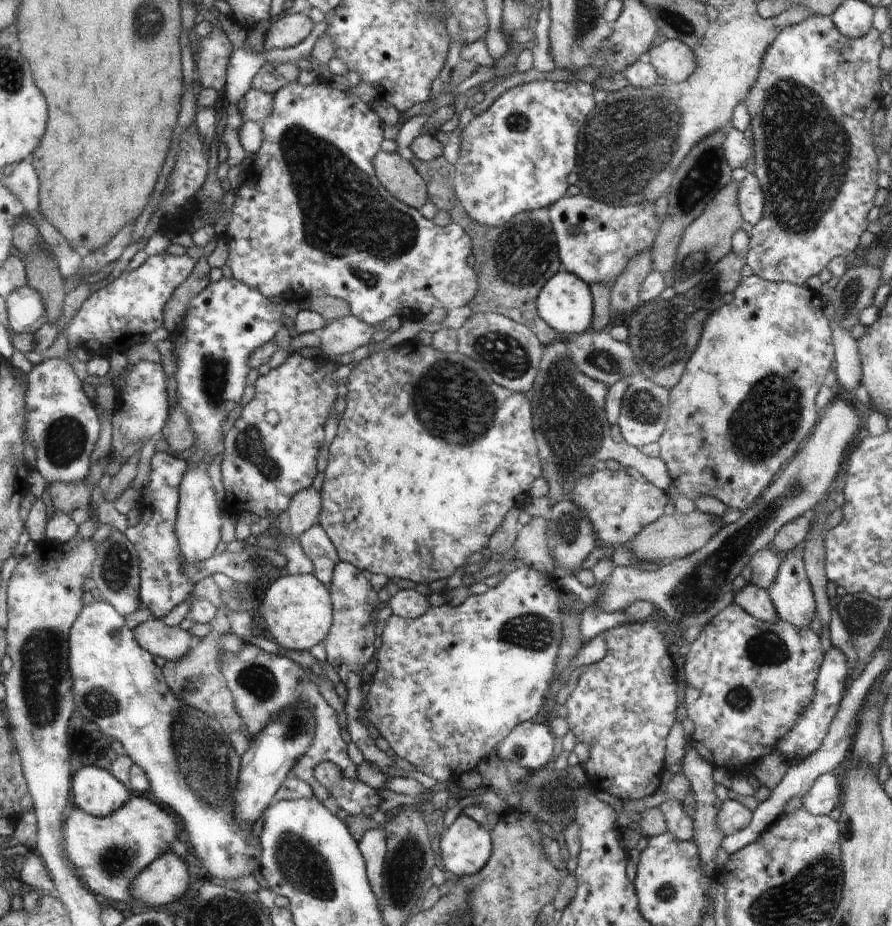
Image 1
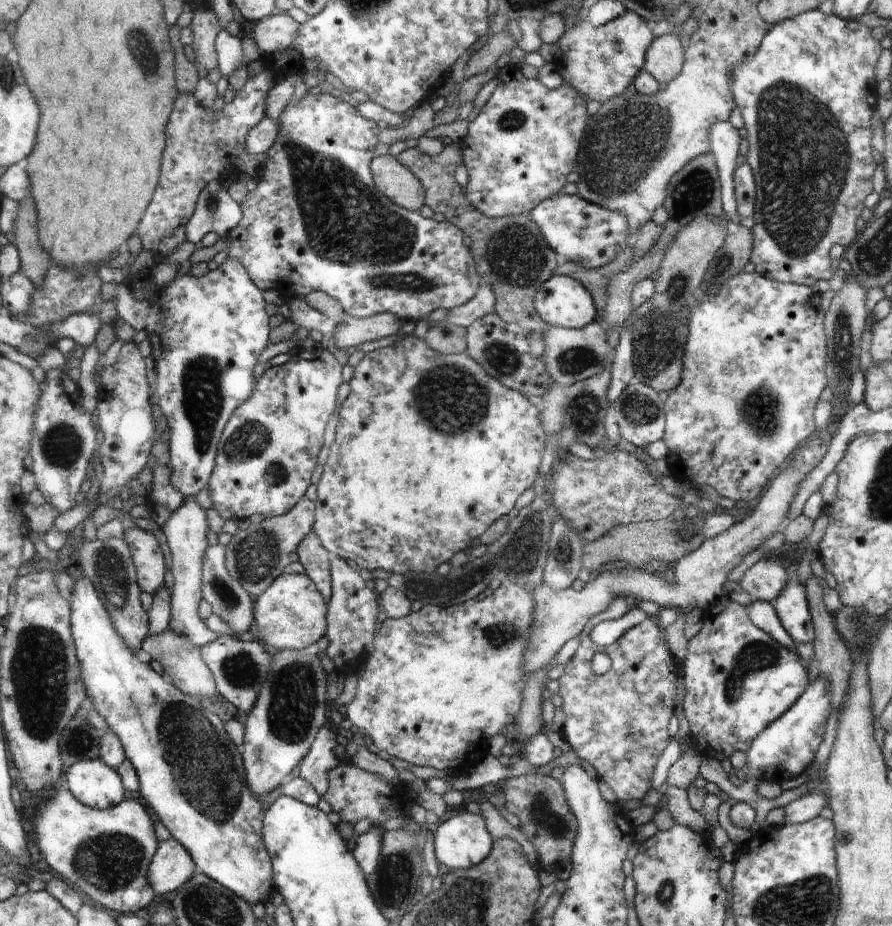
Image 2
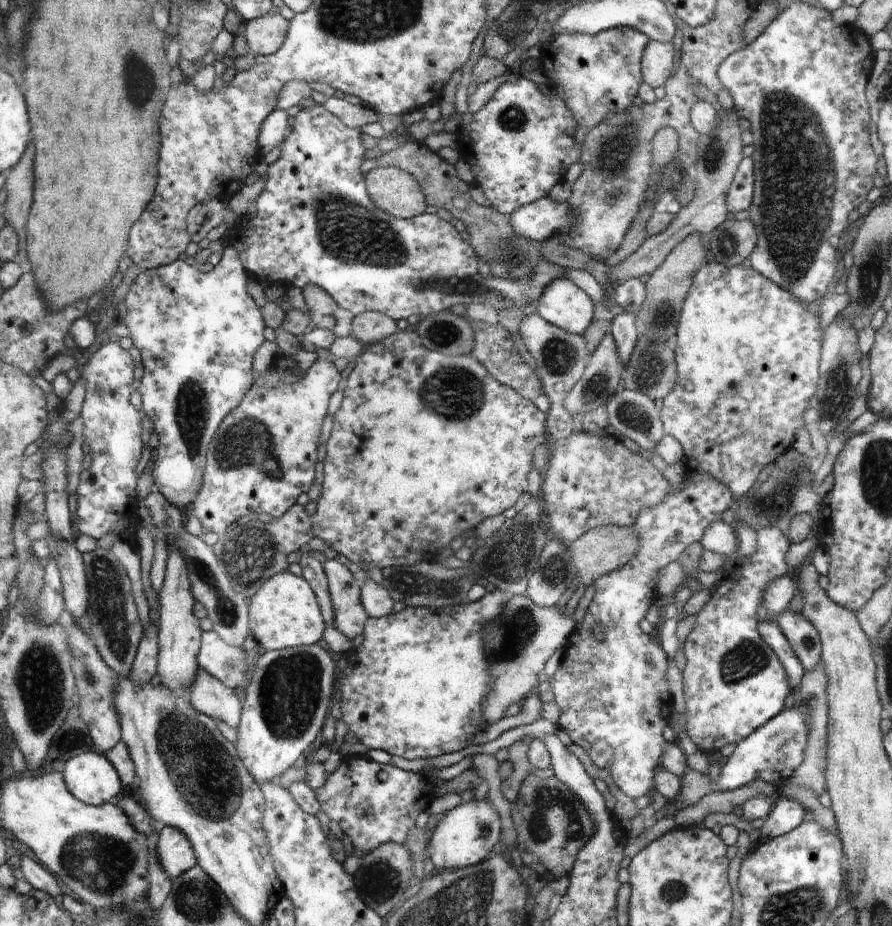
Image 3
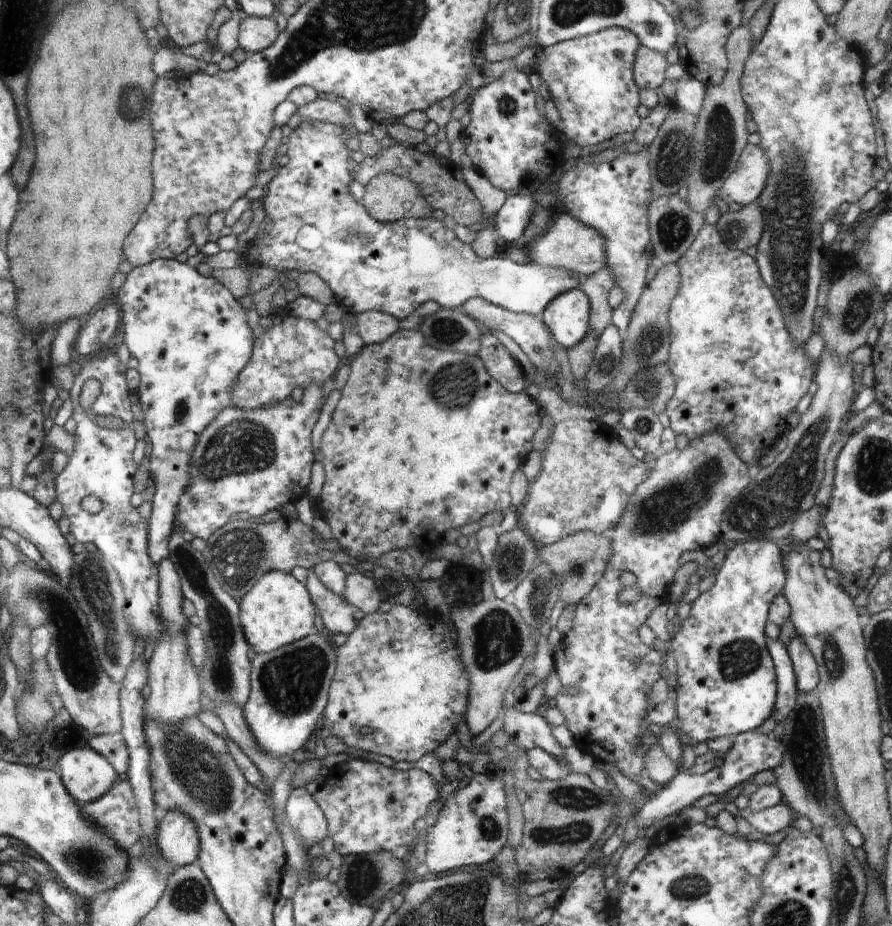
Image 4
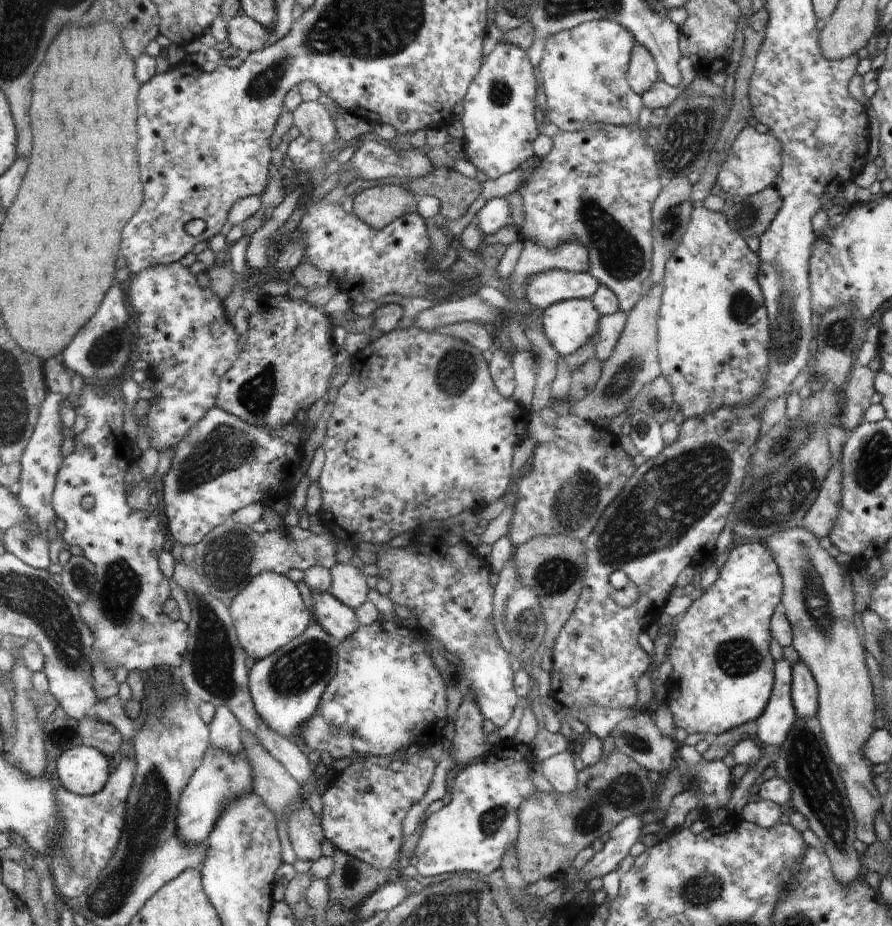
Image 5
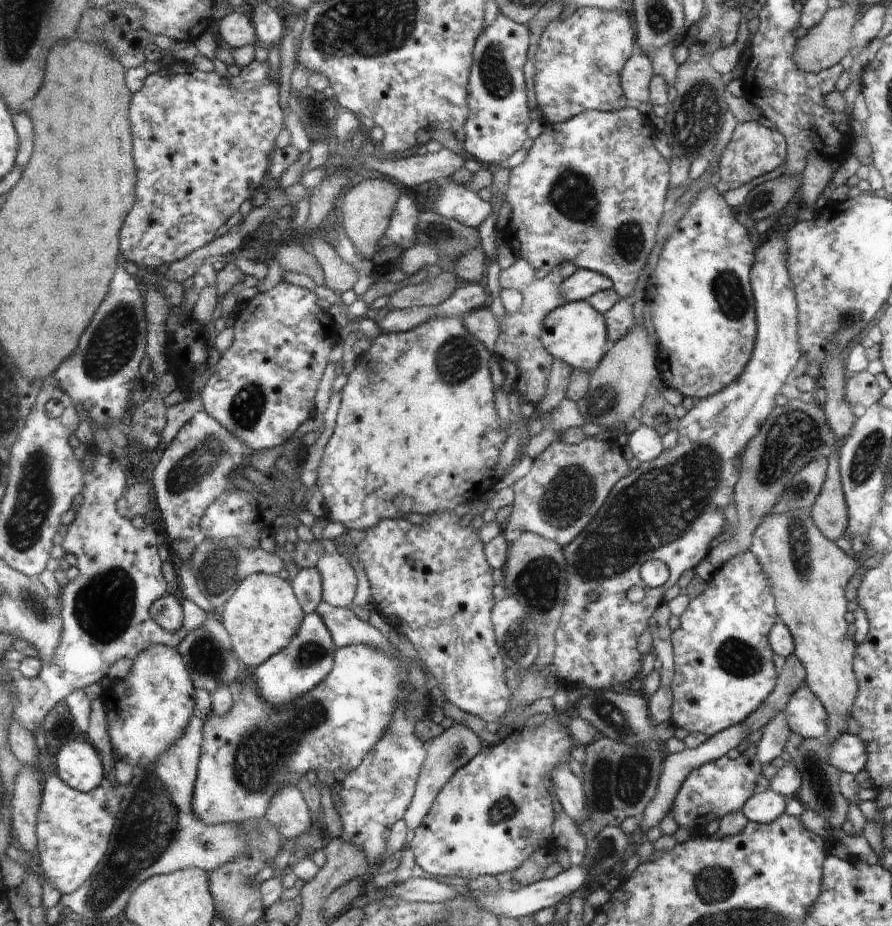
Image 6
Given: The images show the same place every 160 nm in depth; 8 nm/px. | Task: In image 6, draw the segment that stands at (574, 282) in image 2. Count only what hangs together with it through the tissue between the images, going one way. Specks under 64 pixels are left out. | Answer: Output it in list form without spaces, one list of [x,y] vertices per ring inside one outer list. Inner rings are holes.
[[[568,301],[545,318],[542,330],[543,345],[555,359],[563,360],[573,370],[585,370],[590,374],[606,356],[604,354],[604,344],[608,340],[606,322],[605,316],[590,306],[588,301]]]

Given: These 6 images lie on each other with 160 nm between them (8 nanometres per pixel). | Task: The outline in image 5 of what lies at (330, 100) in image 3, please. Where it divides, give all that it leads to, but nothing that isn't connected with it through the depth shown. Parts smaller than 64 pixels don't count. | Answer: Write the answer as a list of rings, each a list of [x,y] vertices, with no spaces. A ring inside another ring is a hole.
[[[303,100],[298,108],[292,111],[292,116],[293,126],[307,139],[325,145],[338,137],[334,117],[318,101]]]

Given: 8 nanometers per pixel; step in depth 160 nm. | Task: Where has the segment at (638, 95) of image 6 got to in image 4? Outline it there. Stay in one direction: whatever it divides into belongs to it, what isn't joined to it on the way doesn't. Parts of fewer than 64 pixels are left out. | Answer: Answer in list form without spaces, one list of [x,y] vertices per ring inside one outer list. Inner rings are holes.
[[[641,44],[635,56],[635,82],[638,87],[655,90],[664,82],[666,57]]]

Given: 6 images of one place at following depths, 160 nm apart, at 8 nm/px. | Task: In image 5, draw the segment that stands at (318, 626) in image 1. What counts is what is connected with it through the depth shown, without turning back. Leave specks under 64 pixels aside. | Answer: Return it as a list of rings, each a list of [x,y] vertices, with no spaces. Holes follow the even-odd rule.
[[[258,573],[242,593],[228,601],[228,607],[239,643],[250,662],[259,661],[280,650],[306,632],[310,624],[310,612],[306,610],[296,584],[280,573]]]

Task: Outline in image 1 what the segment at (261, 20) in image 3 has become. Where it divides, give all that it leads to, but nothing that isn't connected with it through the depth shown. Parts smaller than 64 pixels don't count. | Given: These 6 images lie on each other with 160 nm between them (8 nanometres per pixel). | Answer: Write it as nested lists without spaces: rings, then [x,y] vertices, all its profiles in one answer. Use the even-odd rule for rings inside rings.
[[[290,13],[274,22],[269,22],[264,49],[287,49],[299,45],[310,36],[314,23],[305,13]]]

